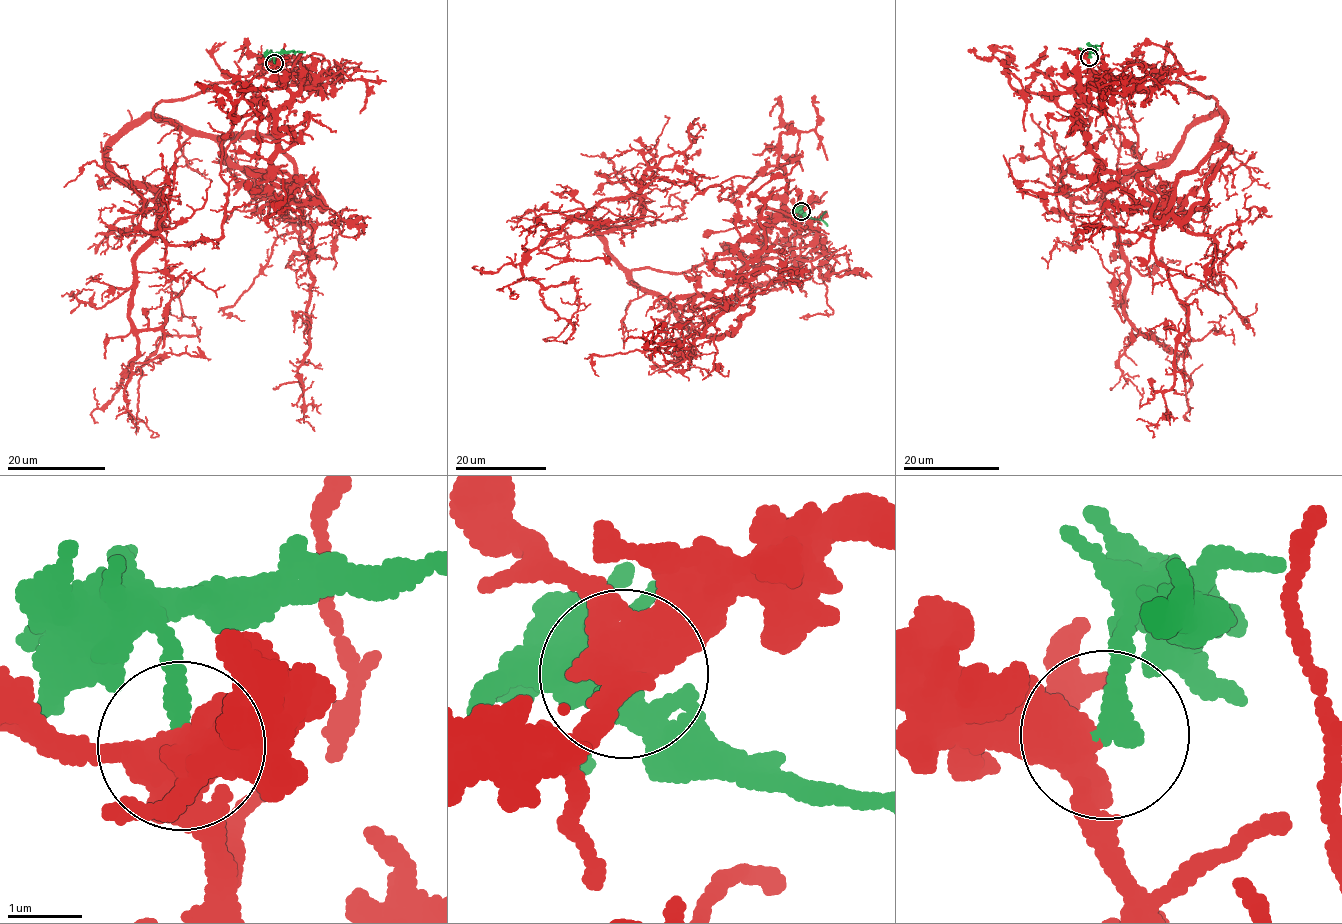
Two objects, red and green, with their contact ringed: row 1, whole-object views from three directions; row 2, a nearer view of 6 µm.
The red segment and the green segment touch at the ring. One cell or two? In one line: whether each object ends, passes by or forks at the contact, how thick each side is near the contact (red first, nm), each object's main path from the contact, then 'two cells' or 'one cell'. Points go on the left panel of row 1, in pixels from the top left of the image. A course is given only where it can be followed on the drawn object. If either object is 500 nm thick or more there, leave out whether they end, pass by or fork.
red forks; green ends; calibres 440 and 280 nm; course red (274, 63), (290, 100), (222, 138), (222, 236), (157, 227), (137, 254), (127, 376), (180, 294), (164, 307); course green (274, 63), (275, 53), (305, 52); one cell

